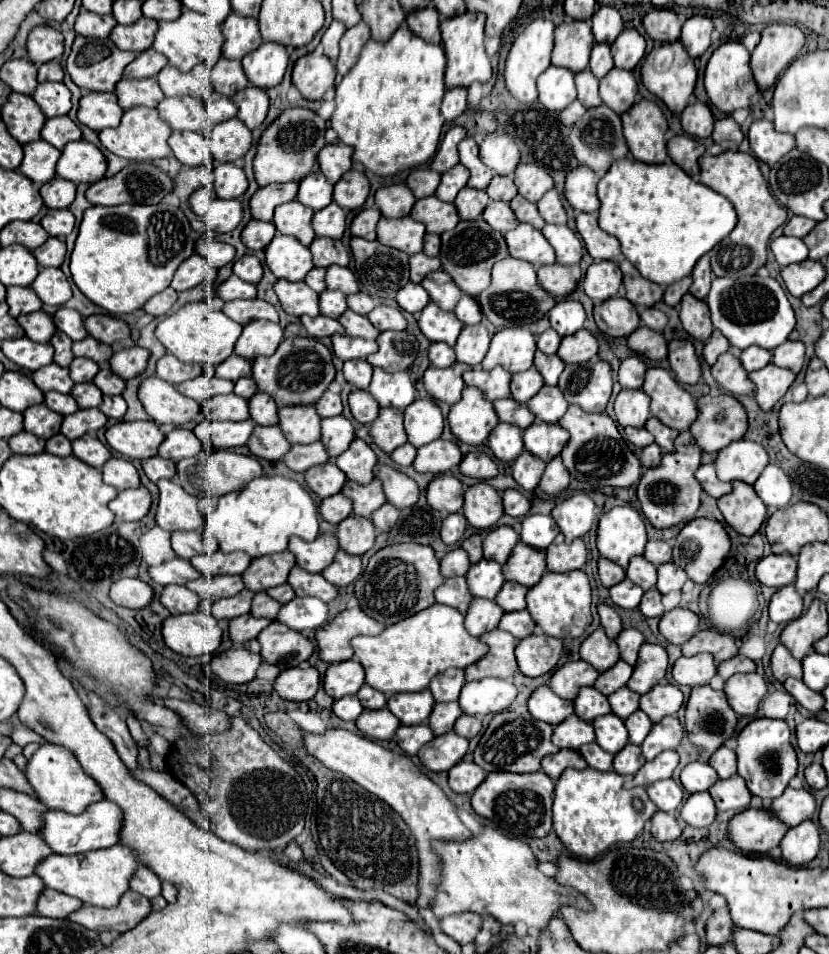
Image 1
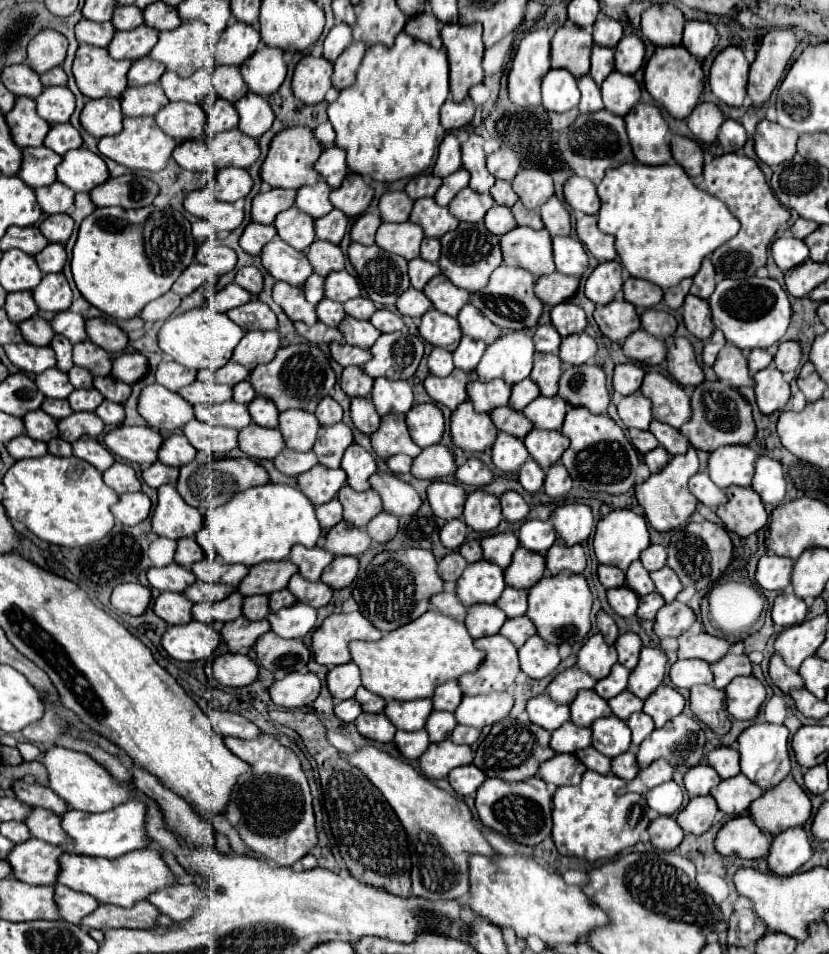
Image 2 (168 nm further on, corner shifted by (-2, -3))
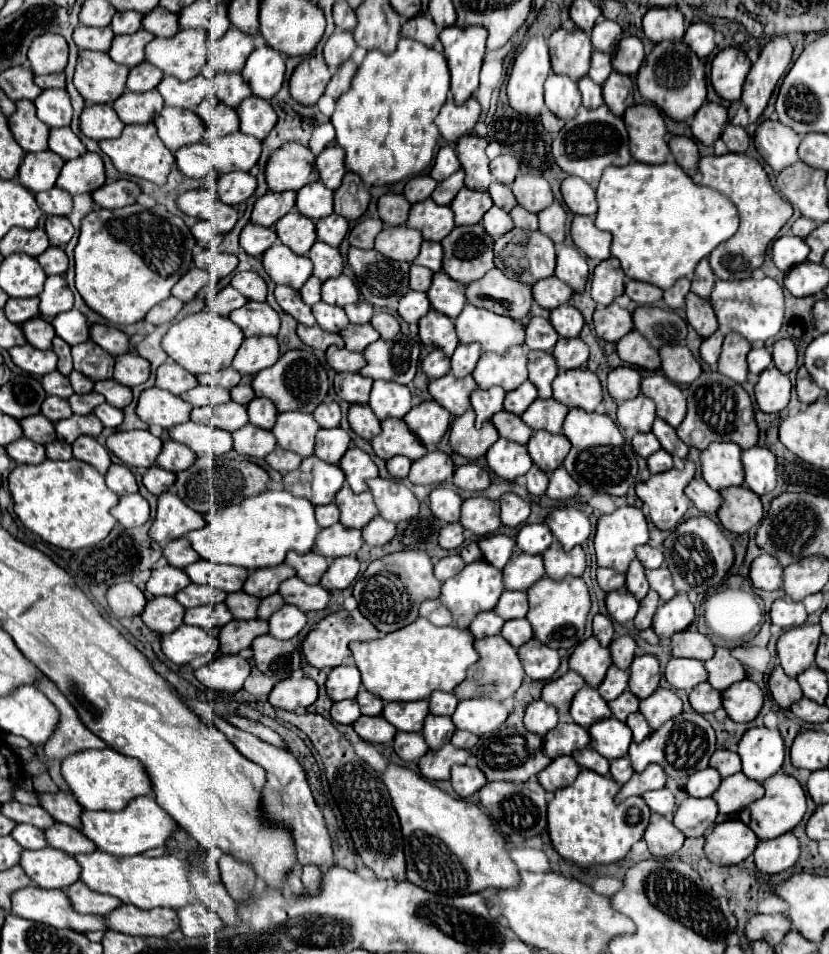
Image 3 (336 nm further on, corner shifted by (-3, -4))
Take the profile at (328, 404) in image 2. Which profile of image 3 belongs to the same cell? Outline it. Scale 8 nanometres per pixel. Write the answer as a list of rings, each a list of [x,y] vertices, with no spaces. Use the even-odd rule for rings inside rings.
[[[336,401],[320,403],[312,415],[320,427],[338,427],[340,425],[340,407]]]

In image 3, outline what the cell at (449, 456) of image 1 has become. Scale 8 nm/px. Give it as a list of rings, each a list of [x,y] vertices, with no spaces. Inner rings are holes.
[[[434,449],[428,451],[422,459],[412,463],[408,479],[414,485],[440,485],[448,477],[452,477],[452,473],[454,473],[452,459],[444,451]]]

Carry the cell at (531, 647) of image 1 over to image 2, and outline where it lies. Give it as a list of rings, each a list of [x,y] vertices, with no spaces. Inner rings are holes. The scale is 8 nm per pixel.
[[[531,636],[519,648],[519,662],[529,678],[545,678],[559,666],[561,658],[555,644],[545,642],[541,636]]]

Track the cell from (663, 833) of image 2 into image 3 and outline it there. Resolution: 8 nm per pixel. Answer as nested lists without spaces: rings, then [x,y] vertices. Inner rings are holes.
[[[658,813],[650,815],[650,823],[646,827],[644,833],[644,841],[648,843],[648,851],[654,857],[670,857],[674,855],[682,843],[684,843],[684,835],[674,827],[674,823]]]

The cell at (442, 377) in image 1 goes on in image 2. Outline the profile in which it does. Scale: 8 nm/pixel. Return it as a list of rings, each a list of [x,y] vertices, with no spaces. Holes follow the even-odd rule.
[[[455,368],[445,378],[437,378],[437,376],[431,374],[431,376],[427,376],[427,380],[423,384],[425,384],[427,394],[435,402],[447,406],[449,410],[455,410],[467,398],[465,386],[471,380],[477,380],[477,372],[463,372],[463,370]]]

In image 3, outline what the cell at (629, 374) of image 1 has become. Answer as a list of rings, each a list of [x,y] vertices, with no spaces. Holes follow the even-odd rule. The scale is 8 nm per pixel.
[[[616,367],[608,373],[608,393],[616,403],[634,399],[640,393],[640,373],[634,367]]]

